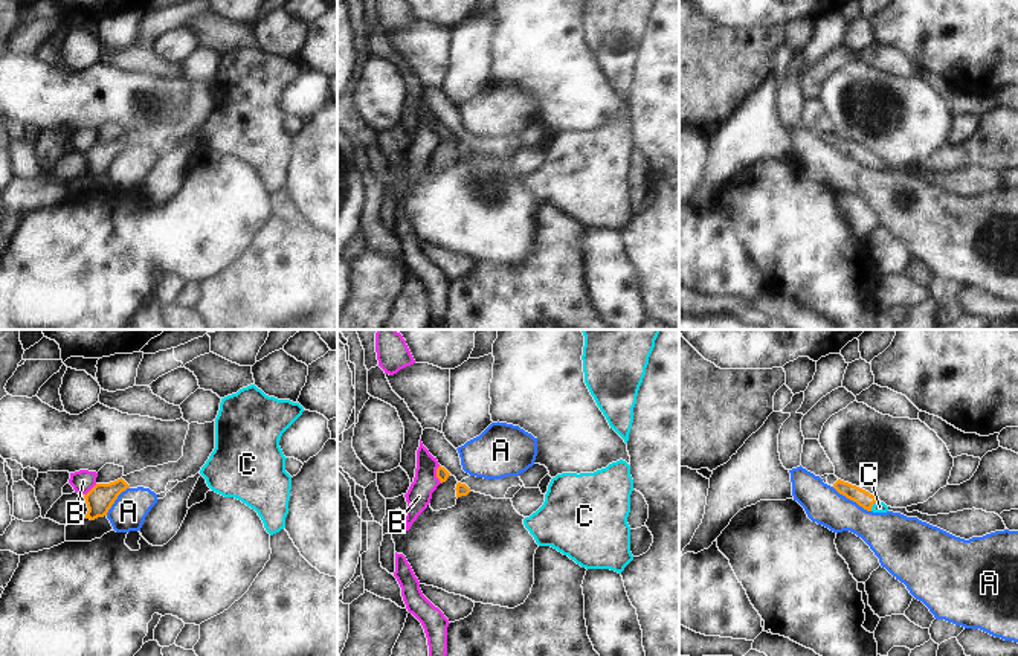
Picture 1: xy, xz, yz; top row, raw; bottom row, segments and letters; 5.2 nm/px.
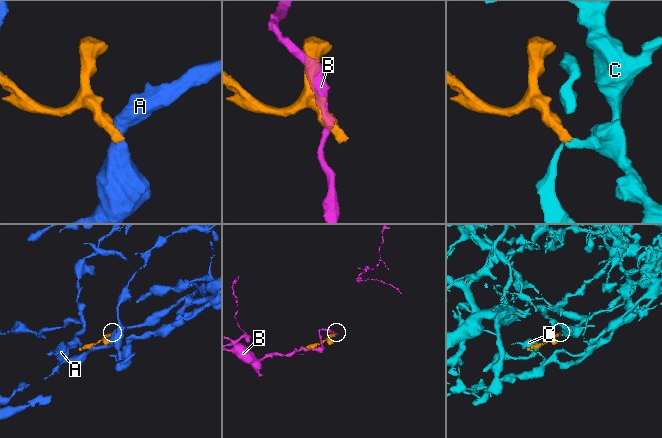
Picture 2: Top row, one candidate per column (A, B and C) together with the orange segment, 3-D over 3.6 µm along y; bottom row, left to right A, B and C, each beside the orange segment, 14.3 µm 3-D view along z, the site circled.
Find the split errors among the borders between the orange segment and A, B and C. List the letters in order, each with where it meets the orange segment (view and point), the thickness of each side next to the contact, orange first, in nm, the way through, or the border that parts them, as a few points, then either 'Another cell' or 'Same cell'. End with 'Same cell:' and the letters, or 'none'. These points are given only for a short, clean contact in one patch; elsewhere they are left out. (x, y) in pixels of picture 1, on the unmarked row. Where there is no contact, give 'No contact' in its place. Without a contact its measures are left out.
A: Touches orange at yz (852, 157). Thickness 90 nm (orange) against 220 nm. Boundary: yz (832, 145), (870, 170). Another cell
B: Touches orange at xz (437, 133). Thickness 60 nm (orange) against 130 nm. Boundary: xz (438, 124), (437, 135), (441, 141). Another cell
C: Touches orange at yz (872, 164). Thickness 90 nm (orange) against 60 nm. Path across: yz (863, 156), (872, 164), (879, 165). Same cell
Same cell: C

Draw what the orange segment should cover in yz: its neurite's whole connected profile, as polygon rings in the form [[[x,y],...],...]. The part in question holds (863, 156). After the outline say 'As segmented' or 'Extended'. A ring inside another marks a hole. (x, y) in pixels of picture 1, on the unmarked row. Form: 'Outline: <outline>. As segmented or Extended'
Outline: [[[838,137],[833,142],[833,146],[839,153],[856,160],[859,165],[862,165],[867,169],[873,169],[873,171],[887,171],[888,169],[888,165],[884,160],[878,159],[873,153],[870,153],[868,150],[865,150],[856,143],[852,143],[849,140]]]. Extended

